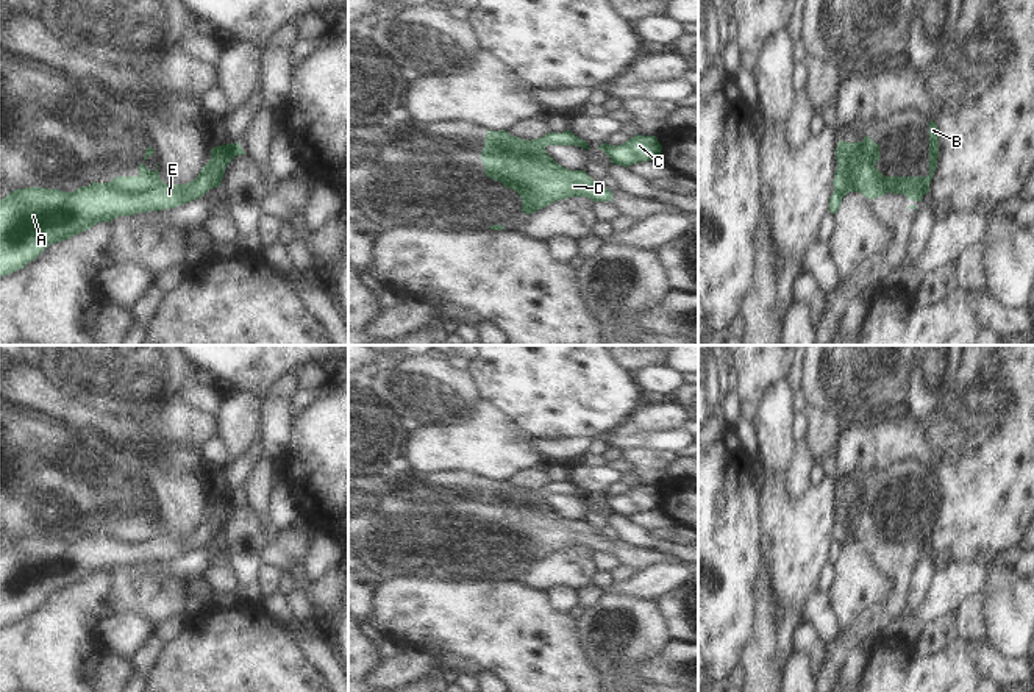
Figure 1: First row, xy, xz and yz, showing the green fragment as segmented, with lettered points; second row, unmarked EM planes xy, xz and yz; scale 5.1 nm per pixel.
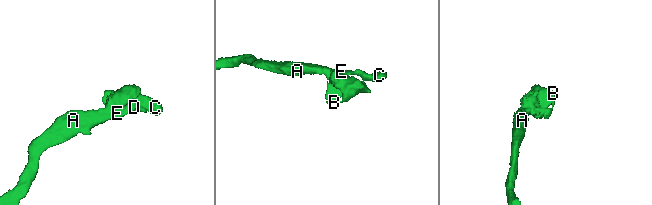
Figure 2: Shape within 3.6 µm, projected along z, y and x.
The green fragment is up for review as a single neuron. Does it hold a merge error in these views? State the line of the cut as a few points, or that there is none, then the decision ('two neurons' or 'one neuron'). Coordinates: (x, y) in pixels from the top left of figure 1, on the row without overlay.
cut in xy along (156, 517), (144, 538), (125, 536); two neurons

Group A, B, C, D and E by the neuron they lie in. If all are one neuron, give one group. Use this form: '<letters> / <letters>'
A C E / B D

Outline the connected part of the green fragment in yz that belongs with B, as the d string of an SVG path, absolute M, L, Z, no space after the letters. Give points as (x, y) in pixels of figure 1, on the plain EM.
M929 472L929 525L928 526L884 526L875 514L881 508L879 495L865 486L862 492L839 490L836 498L837 519L833 534L848 542L861 542L868 550L887 542L904 544L909 550L922 551L939 508L939 478Z

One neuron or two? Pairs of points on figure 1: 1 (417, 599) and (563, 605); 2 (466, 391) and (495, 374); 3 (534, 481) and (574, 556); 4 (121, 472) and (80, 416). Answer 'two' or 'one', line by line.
1: two
2: two
3: two
4: two

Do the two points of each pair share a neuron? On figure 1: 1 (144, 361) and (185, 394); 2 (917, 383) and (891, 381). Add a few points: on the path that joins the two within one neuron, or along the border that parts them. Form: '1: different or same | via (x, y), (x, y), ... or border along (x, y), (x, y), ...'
1: different | border along (186, 385), (169, 399)
2: different | border along (909, 361), (905, 370), (903, 391)

